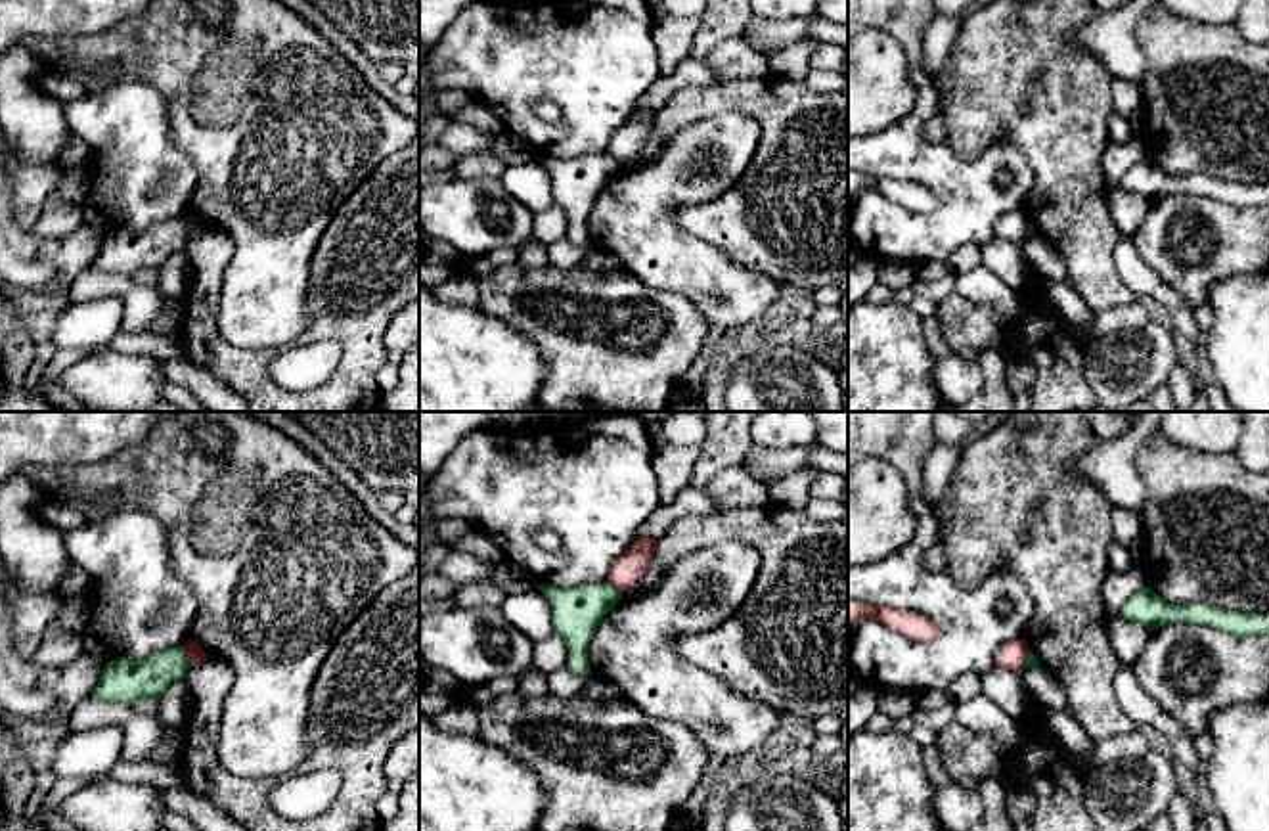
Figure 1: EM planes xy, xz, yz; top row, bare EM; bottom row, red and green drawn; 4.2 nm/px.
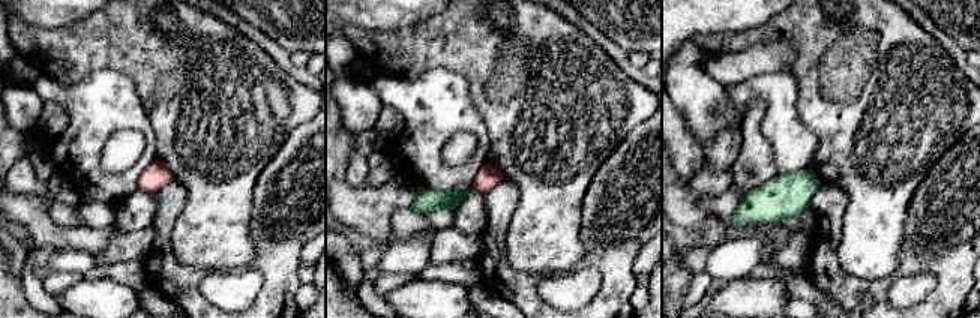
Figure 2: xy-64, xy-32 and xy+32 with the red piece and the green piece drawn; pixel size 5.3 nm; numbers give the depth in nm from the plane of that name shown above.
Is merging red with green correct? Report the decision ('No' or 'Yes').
No

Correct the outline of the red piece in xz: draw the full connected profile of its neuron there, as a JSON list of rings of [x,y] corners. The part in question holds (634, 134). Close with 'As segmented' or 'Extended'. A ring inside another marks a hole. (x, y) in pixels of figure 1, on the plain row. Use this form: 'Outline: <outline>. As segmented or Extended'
Outline: [[[651,107],[634,111],[632,119],[614,132],[607,153],[620,163],[634,159],[634,155],[649,142],[657,113],[658,111]]]. As segmented

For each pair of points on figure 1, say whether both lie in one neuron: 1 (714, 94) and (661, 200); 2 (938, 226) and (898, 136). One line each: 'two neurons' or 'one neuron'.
1: two neurons
2: one neuron

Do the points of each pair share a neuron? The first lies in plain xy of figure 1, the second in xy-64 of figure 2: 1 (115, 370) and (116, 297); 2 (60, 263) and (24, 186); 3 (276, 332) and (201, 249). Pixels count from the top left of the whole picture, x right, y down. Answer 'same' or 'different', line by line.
1: same
2: different
3: same

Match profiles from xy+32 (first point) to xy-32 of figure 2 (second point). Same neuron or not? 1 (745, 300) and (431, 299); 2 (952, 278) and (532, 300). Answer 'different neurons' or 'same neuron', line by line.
1: same neuron
2: same neuron

